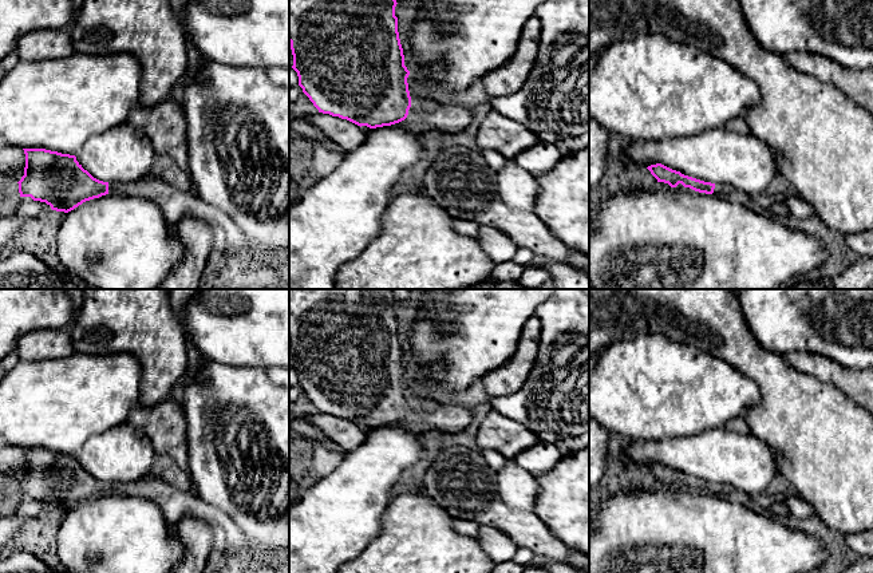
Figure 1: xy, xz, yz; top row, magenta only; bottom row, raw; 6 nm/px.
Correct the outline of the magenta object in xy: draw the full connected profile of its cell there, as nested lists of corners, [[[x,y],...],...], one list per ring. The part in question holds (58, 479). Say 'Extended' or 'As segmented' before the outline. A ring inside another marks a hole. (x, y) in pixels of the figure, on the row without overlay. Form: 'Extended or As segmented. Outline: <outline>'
Extended. Outline: [[[46,448],[23,450],[25,467],[17,482],[20,497],[31,497],[64,513],[106,494],[143,498],[155,503],[167,522],[177,522],[183,515],[201,517],[221,526],[232,548],[249,545],[226,514],[201,501],[191,490],[183,491],[165,482],[157,470],[137,481],[108,483],[94,478],[75,455]]]

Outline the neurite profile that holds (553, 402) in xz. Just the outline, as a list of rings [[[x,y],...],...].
[[[553,289],[552,296],[538,305],[536,316],[541,323],[541,336],[528,379],[517,392],[491,398],[490,406],[534,432],[540,440],[556,443],[589,431],[589,296],[581,289]]]

